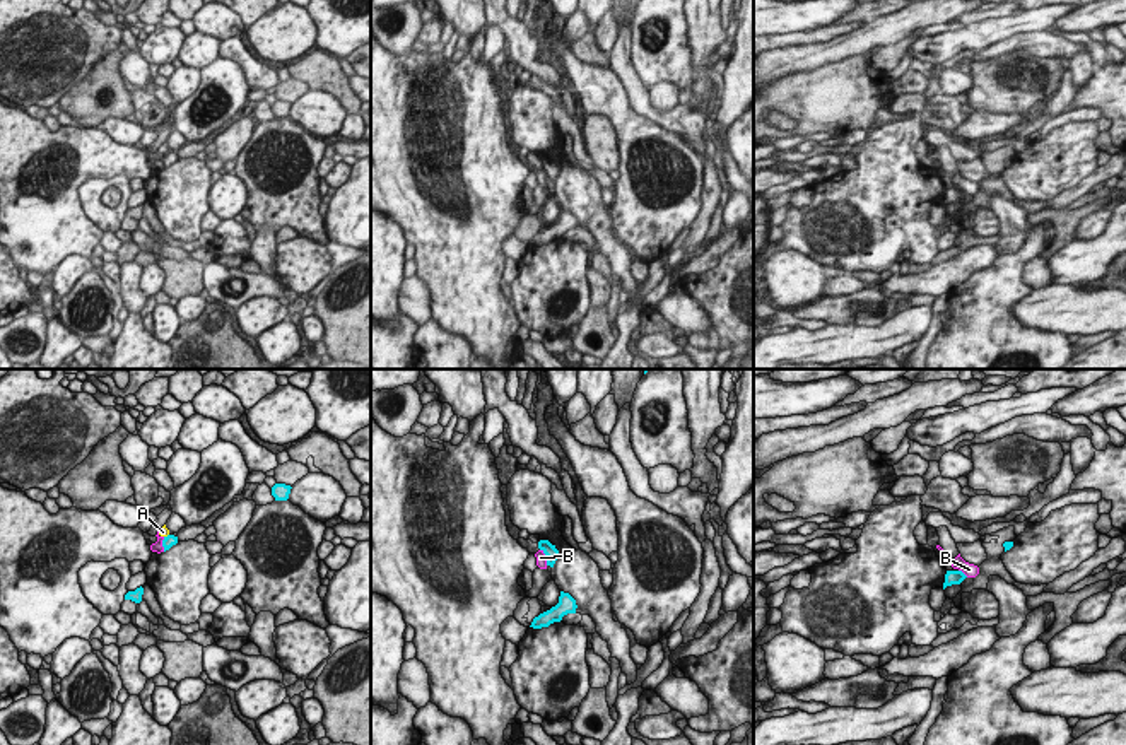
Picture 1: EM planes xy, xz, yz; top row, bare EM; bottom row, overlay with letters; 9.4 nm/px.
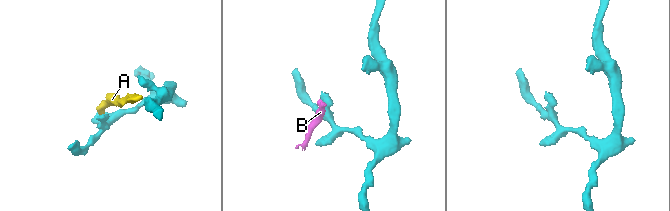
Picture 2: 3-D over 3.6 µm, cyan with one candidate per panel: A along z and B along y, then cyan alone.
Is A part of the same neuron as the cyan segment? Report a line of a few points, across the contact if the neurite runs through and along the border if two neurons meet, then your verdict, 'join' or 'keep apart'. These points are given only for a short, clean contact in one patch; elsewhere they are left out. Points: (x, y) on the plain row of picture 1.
line xy (168, 151), (164, 154); keep apart

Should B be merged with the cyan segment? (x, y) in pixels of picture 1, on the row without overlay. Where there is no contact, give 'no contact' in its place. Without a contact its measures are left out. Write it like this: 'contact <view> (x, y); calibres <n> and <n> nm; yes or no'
contact yz (962, 190); calibres 130 and 130 nm; no

